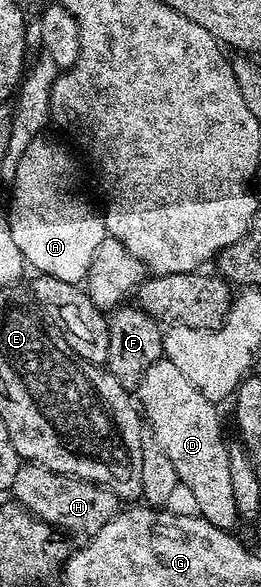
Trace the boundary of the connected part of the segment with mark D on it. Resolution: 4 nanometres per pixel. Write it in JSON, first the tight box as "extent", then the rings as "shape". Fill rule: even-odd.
{"extent":[135,358,239,529],"shape":[[[164,358],[156,360],[141,376],[141,382],[135,388],[135,396],[148,427],[154,432],[156,447],[161,448],[167,458],[171,458],[171,466],[175,466],[178,481],[187,485],[191,494],[195,494],[198,513],[217,528],[236,529],[239,517],[235,510],[235,494],[231,492],[229,450],[227,440],[221,437],[221,420],[217,417],[218,405],[203,398],[203,394],[199,394],[199,390],[195,390],[191,382],[187,382],[186,376],[170,360]]]}

